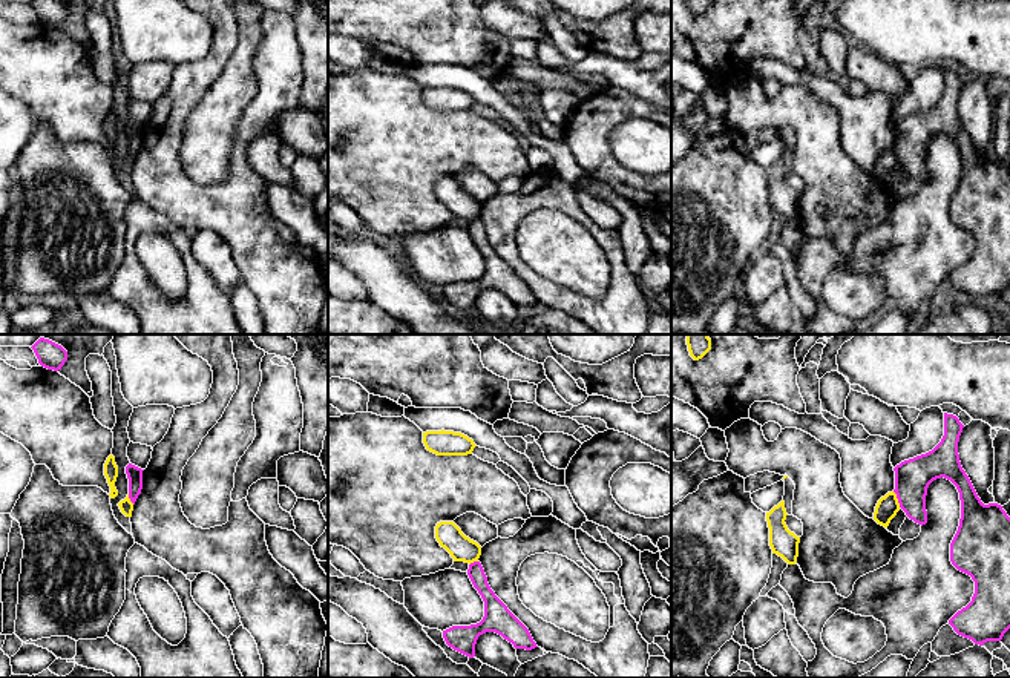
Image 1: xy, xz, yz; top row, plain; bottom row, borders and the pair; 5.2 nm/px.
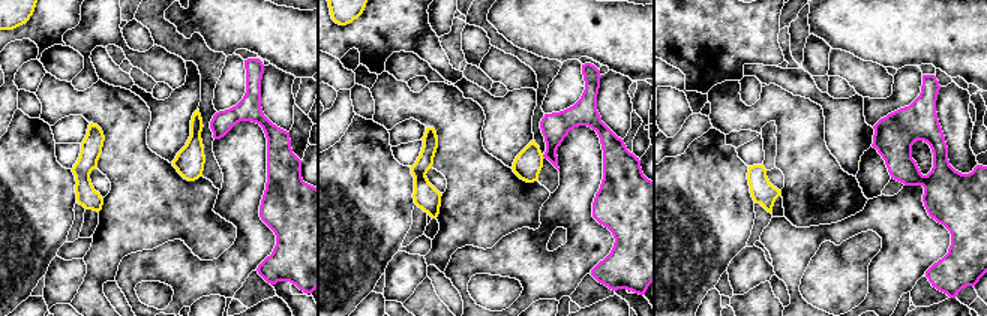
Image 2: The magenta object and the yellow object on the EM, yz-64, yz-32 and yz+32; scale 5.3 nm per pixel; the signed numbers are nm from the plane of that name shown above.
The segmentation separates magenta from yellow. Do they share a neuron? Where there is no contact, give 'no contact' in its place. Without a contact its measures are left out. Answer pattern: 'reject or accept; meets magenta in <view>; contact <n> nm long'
reject; meets magenta in yz; contact 100 nm long

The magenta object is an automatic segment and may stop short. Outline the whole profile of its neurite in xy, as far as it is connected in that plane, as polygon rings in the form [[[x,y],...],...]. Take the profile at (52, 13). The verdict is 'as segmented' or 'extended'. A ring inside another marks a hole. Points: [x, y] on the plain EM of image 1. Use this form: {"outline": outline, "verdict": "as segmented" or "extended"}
{"outline": [[[34,0],[31,5],[38,20],[48,26],[58,28],[67,17],[67,8],[58,0]]], "verdict": "as segmented"}

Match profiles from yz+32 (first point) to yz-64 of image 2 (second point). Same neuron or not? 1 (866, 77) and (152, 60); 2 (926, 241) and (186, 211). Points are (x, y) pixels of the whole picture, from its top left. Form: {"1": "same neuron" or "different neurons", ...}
{"1": "same neuron", "2": "different neurons"}

